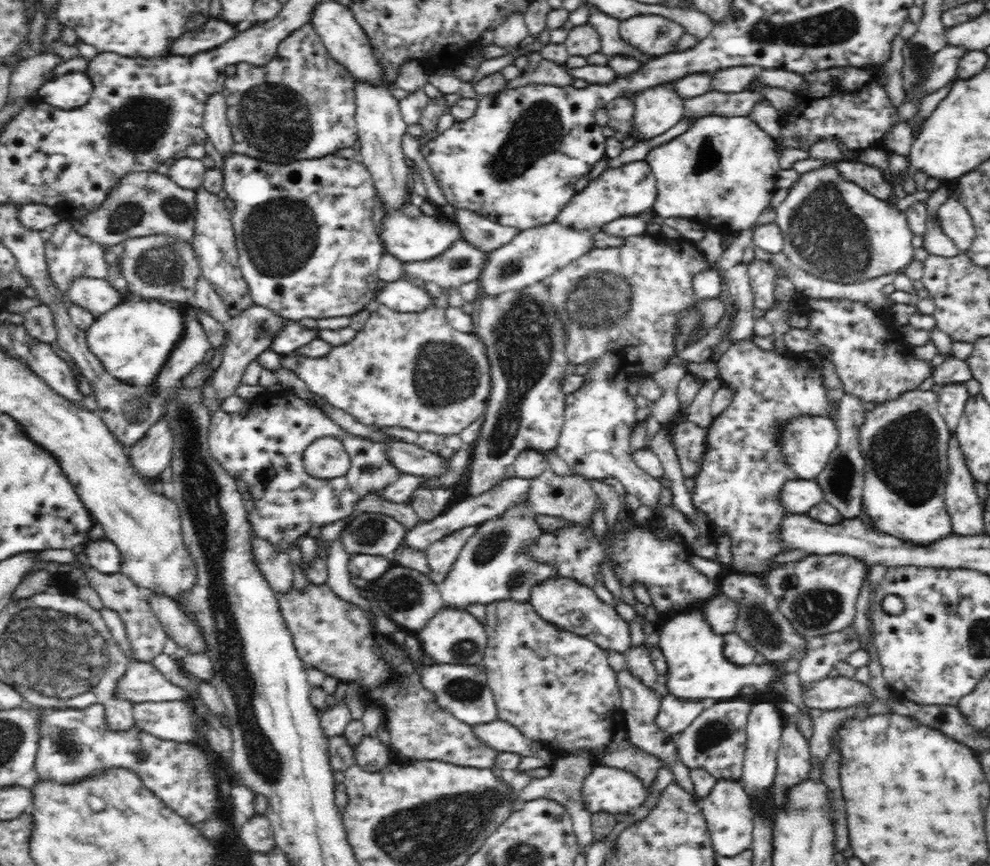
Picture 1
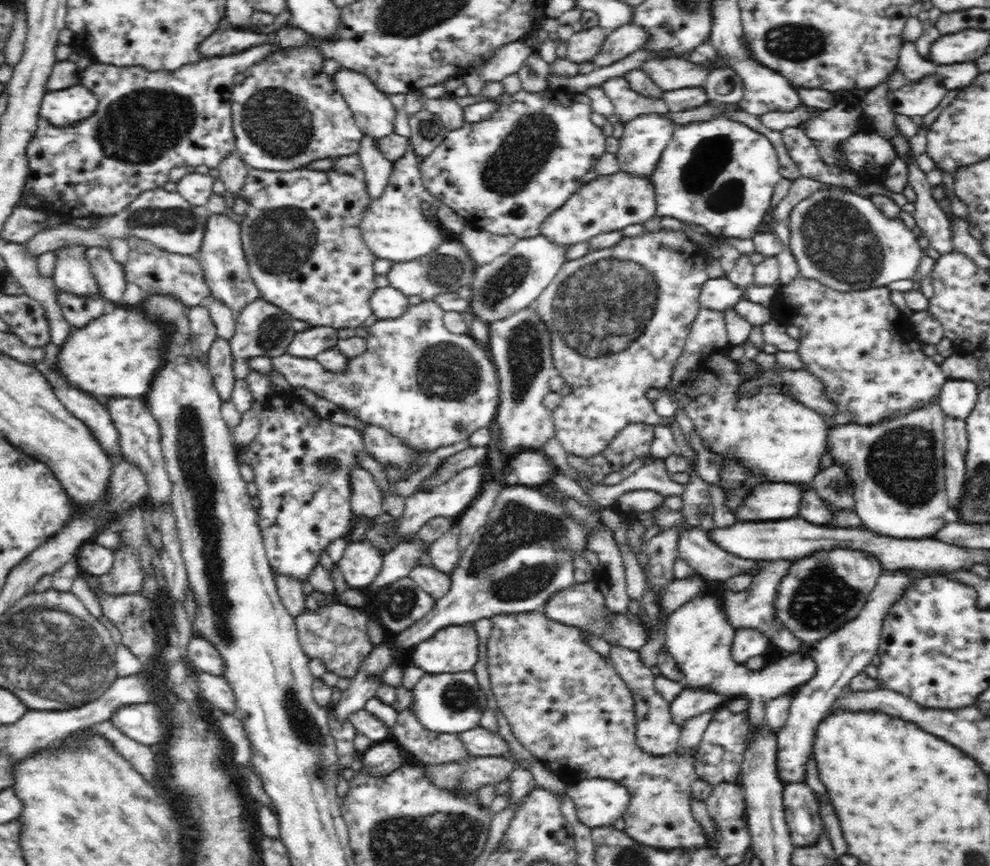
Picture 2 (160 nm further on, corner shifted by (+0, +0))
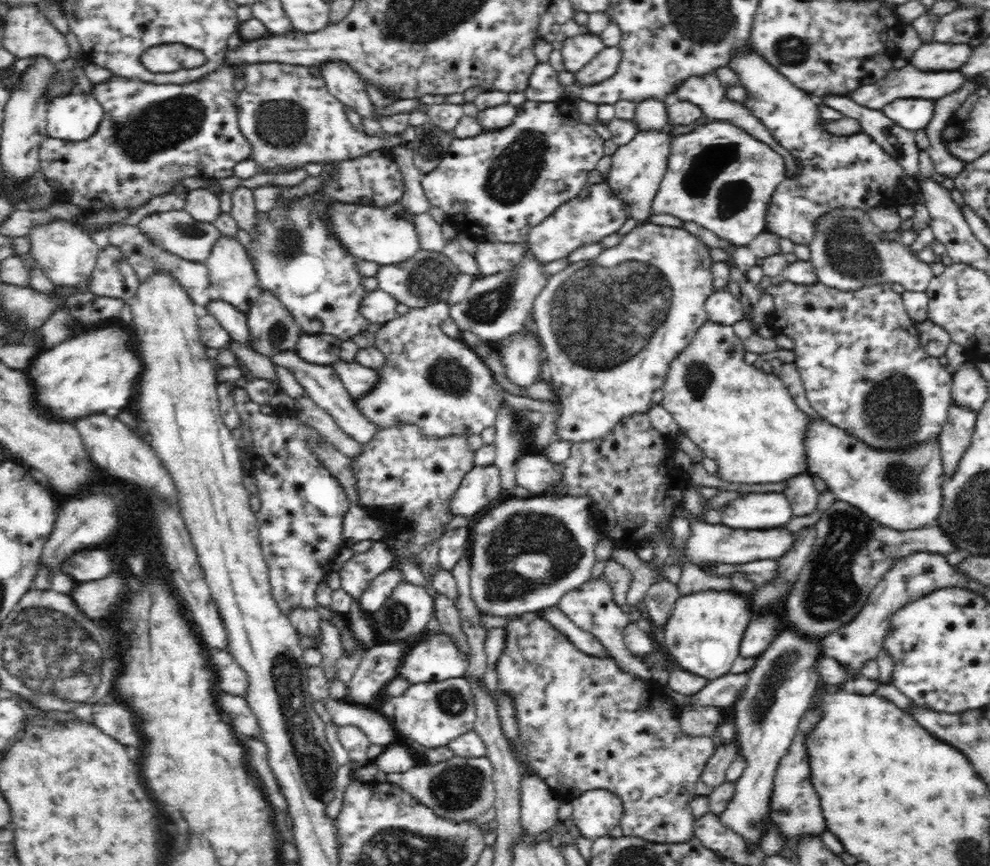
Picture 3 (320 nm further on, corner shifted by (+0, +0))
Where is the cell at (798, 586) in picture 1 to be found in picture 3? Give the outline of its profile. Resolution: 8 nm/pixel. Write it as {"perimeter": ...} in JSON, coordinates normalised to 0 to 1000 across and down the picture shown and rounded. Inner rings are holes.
{"perimeter":[[[842,580],[827,599],[823,606],[823,628],[803,671],[800,688],[794,693],[794,702],[788,709],[793,723],[814,734],[830,738],[857,721],[875,699],[883,678],[907,645],[921,637],[935,636],[954,642],[966,636],[962,622],[944,606],[923,613],[903,613],[853,580]]]}

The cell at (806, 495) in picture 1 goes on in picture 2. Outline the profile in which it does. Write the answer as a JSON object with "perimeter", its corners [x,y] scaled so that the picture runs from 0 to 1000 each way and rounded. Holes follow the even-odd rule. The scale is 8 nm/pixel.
{"perimeter":[[[802,558],[768,559],[743,589],[743,604],[772,604],[802,598],[806,594],[809,567]]]}

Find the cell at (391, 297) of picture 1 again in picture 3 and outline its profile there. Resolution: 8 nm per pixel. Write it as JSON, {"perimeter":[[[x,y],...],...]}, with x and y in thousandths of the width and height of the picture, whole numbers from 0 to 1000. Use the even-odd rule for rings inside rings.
{"perimeter":[[[381,334],[372,336],[365,348],[365,364],[372,374],[388,374],[396,370],[400,363],[402,348],[396,341]]]}

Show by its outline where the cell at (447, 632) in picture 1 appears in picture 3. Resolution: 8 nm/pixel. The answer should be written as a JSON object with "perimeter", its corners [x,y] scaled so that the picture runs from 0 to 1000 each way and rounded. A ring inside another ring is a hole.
{"perimeter":[[[440,730],[438,733],[425,738],[417,742],[408,762],[402,771],[402,783],[407,783],[414,791],[422,789],[433,789],[434,786],[445,786],[467,782],[467,778],[473,771],[474,764],[471,763],[471,756],[467,754],[466,748],[459,744],[455,733]]]}

